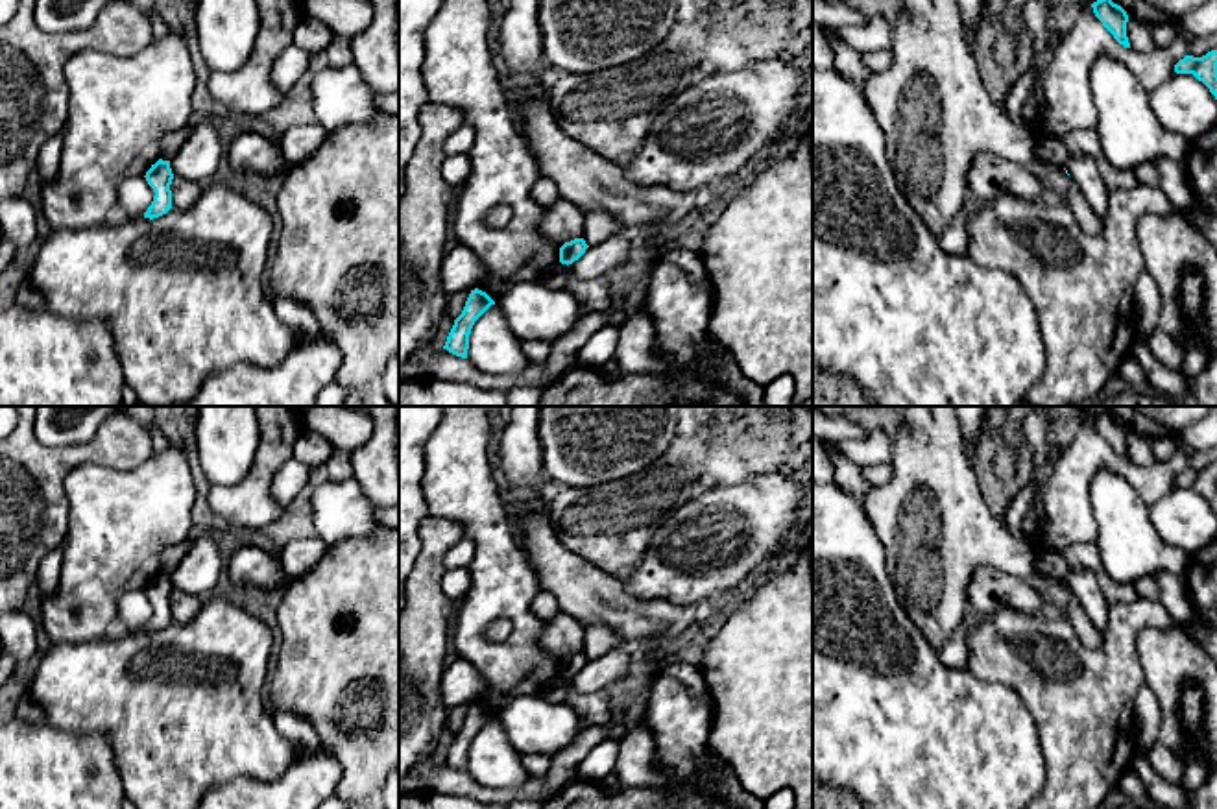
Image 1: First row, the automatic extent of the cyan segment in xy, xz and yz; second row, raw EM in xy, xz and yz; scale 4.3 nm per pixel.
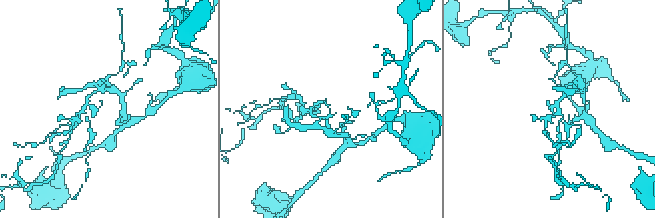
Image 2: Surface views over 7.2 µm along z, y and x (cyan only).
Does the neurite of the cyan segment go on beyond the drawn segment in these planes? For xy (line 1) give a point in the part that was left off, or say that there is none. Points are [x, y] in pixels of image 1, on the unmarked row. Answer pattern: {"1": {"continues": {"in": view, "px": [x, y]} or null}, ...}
{"1": {"continues": null}}

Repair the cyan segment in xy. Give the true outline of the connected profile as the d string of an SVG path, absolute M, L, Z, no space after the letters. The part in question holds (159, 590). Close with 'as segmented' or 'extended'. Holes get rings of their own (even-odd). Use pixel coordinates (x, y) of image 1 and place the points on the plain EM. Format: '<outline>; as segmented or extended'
M159 573L151 582L146 586L146 595L153 602L155 610L148 624L144 626L144 632L159 632L166 628L172 622L172 582L170 574Z; as segmented

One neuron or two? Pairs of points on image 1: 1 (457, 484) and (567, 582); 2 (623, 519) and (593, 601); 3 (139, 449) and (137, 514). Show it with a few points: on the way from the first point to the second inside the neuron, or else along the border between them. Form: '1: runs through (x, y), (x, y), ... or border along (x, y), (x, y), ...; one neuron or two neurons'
1: border along (525, 556), (542, 588); two neurons
2: border along (567, 547), (619, 580); two neurons
3: border along (154, 451), (141, 464), (128, 470), (95, 464); two neurons

